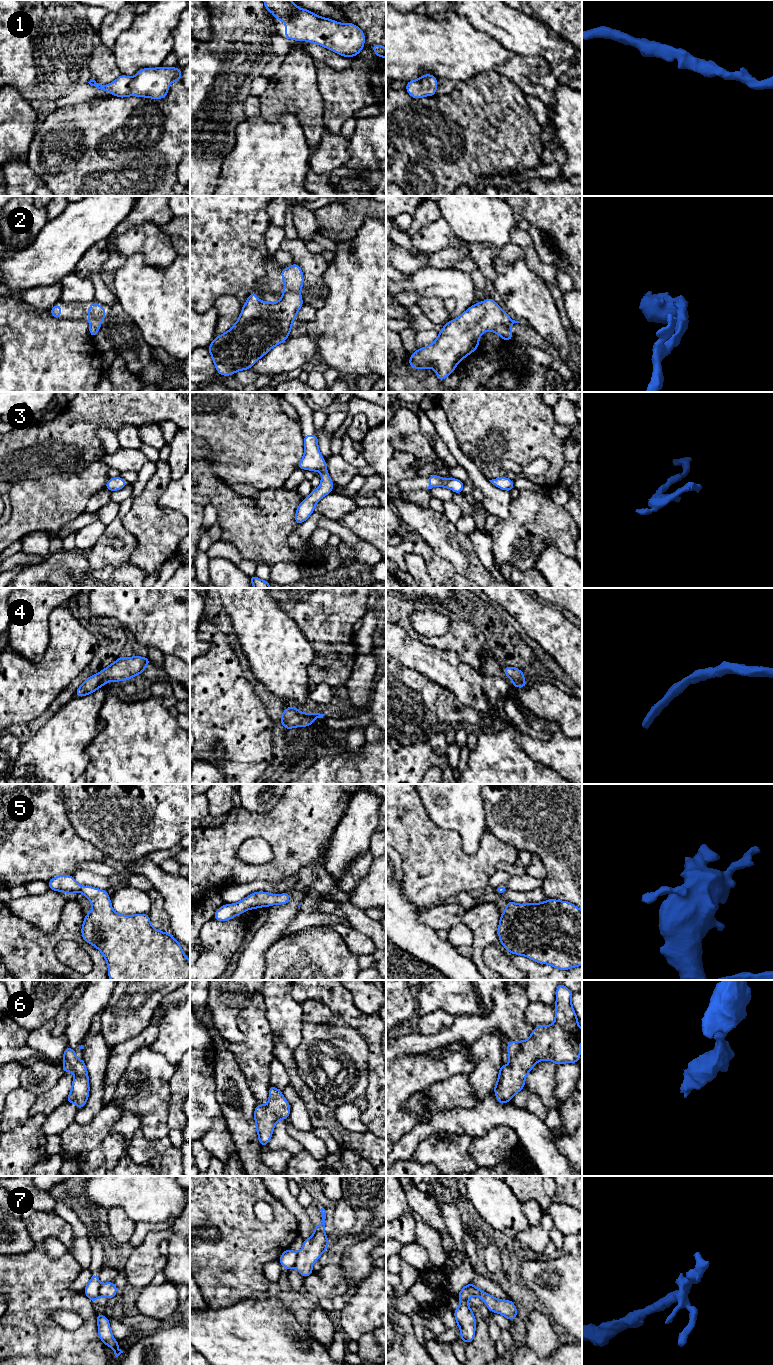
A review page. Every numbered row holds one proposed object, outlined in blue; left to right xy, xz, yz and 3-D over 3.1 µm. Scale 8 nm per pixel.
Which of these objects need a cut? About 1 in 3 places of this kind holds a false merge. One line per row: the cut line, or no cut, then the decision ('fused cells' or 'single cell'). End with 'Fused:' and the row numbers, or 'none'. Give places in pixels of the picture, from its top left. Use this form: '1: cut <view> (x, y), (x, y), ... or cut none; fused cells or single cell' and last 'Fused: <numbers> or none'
1: cut none; single cell
2: cut none; single cell
3: cut none; single cell
4: cut none; single cell
5: cut none; single cell
6: cut none; single cell
7: cut xz (297, 1253), (297, 1259), (293, 1266); fused cells
Fused: 7

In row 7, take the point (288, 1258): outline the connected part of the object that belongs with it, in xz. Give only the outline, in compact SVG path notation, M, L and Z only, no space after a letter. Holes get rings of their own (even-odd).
M288 1248L281 1254L281 1256L279 1257L279 1260L282 1268L290 1270L296 1264L297 1252Z

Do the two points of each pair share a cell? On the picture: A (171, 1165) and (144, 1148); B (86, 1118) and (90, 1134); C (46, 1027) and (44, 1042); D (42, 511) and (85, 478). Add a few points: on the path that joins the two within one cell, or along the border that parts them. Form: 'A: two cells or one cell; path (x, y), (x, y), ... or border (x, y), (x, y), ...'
A: one cell; path (166, 1158), (157, 1149), (151, 1149)
B: two cells; border (103, 1106), (88, 1123), (78, 1124), (74, 1121)
C: one cell; path (44, 1031), (44, 1038)
D: one cell; path (53, 501), (74, 489)

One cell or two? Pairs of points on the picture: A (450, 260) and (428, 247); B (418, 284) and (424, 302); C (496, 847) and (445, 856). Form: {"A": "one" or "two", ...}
{"A": "two", "B": "two", "C": "one"}

